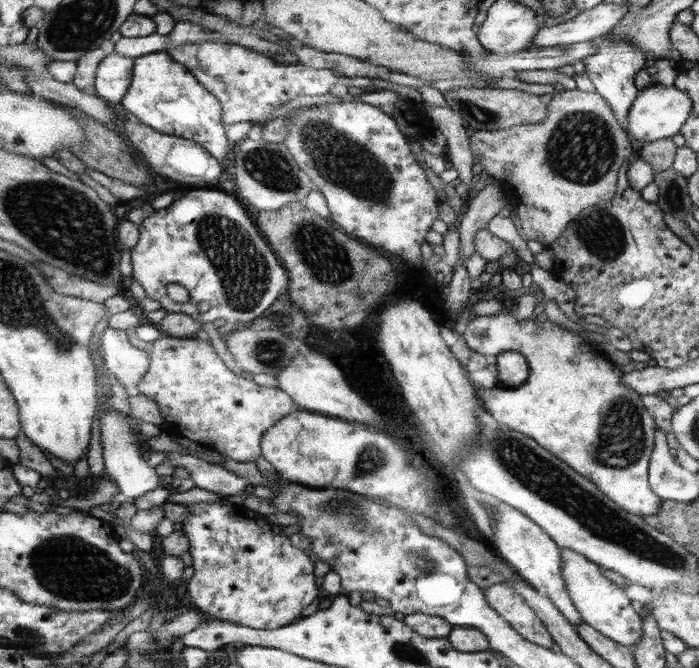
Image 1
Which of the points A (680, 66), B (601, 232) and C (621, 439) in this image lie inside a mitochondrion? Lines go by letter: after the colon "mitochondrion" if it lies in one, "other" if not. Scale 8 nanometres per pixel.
A: other
B: mitochondrion
C: mitochondrion

